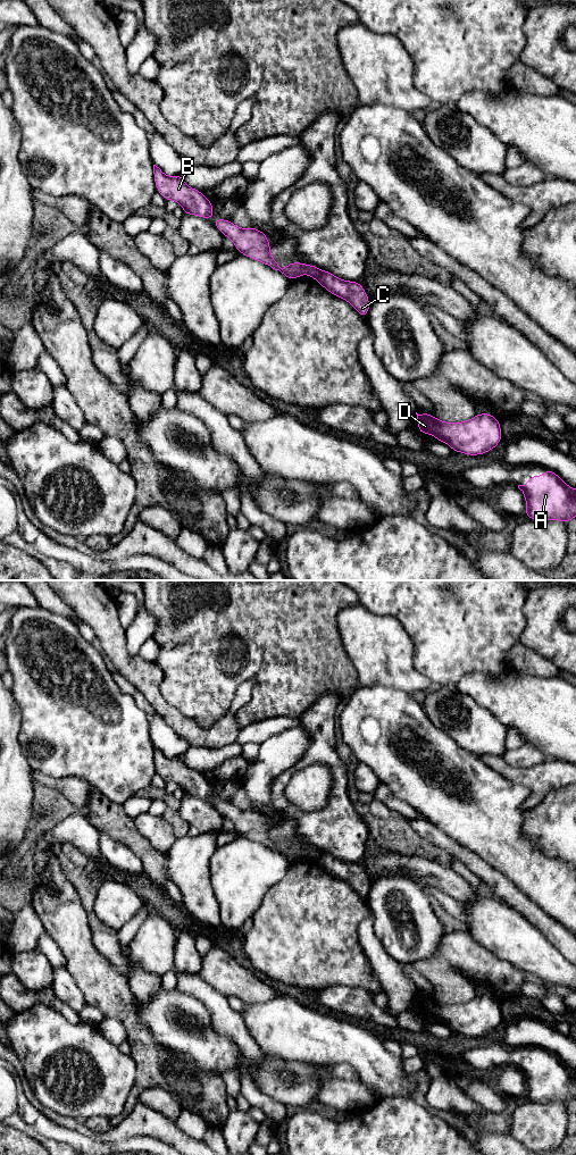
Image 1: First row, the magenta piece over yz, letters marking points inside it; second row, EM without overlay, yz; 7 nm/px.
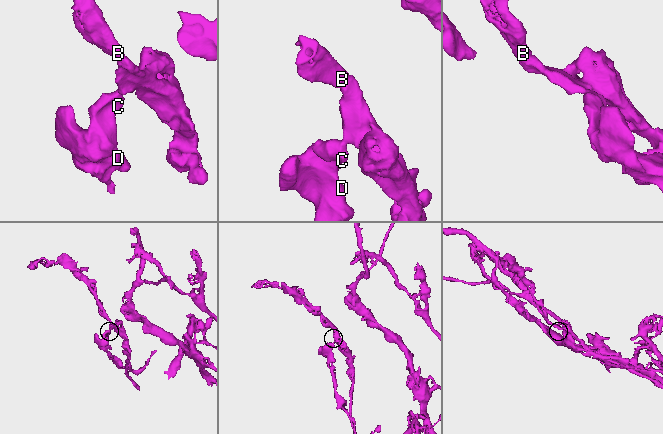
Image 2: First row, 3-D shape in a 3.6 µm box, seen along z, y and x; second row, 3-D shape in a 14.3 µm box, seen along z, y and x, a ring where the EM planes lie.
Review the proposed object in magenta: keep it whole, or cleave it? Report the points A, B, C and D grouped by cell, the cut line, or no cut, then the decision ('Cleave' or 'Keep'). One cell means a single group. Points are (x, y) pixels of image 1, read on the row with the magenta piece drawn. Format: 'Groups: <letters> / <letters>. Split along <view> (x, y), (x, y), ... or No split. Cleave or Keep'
Groups: A C D / B. Split along yz (322, 270), (316, 278). Cleave

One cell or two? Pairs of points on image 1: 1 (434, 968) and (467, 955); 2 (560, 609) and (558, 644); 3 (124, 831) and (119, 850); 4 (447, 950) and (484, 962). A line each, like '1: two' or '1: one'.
1: two
2: one
3: two
4: one

